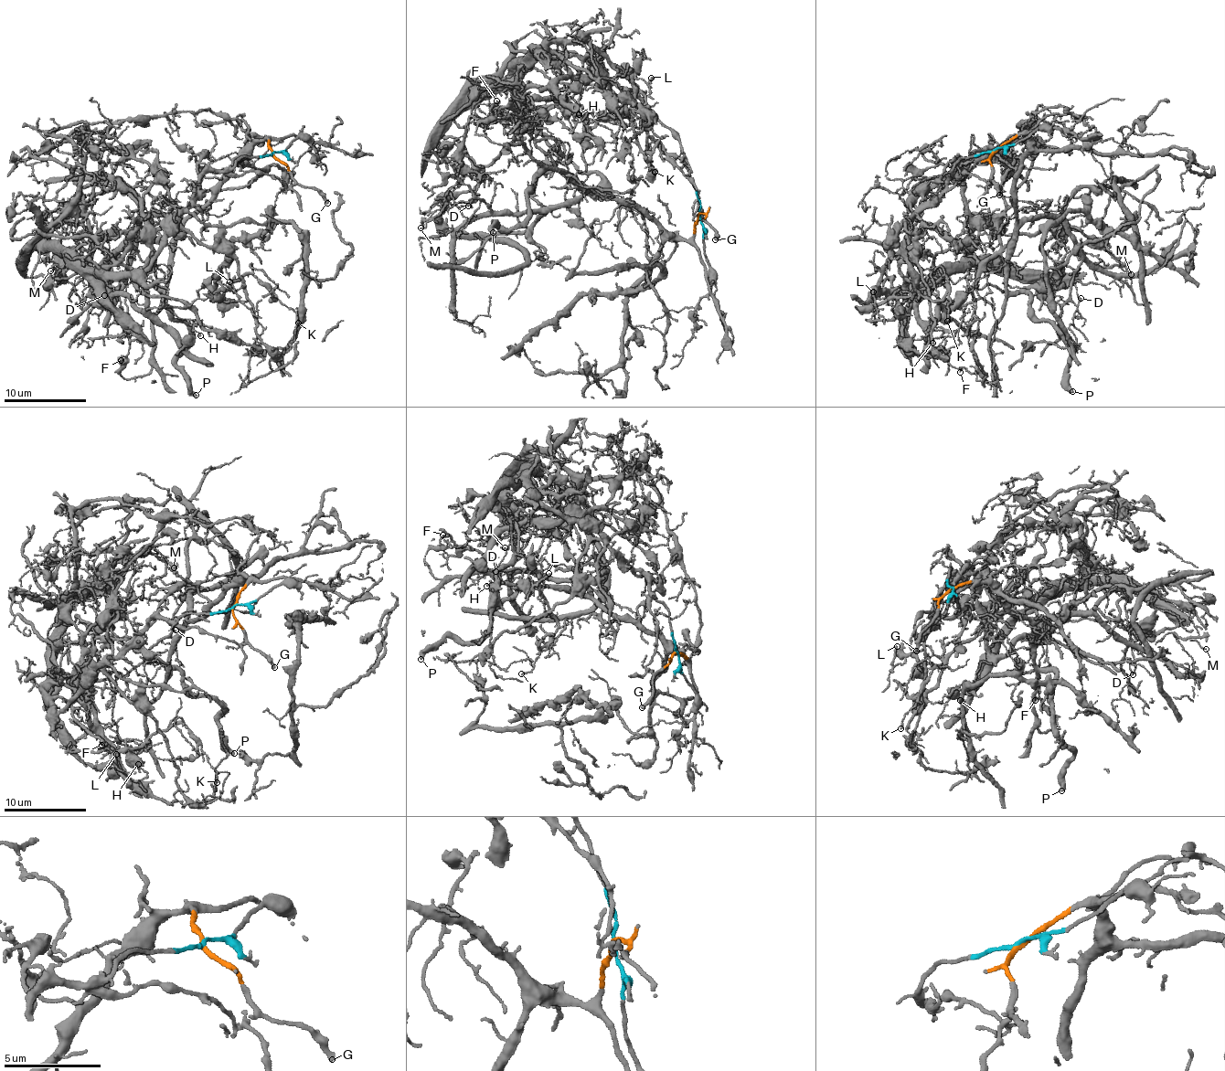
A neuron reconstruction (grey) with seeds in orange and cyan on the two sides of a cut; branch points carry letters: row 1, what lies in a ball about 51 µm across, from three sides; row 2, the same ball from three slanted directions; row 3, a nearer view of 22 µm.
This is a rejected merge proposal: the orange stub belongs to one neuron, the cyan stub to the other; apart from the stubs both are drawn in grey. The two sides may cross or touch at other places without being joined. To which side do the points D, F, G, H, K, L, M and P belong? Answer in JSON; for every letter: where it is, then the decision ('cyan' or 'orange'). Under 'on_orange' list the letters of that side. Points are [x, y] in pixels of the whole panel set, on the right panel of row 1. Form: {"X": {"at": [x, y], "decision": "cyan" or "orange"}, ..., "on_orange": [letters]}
{"D": {"at": [1081, 298], "decision": "orange"}, "F": {"at": [960, 372], "decision": "orange"}, "G": {"at": [999, 195], "decision": "orange"}, "H": {"at": [932, 343], "decision": "cyan"}, "K": {"at": [947, 321], "decision": "cyan"}, "L": {"at": [873, 291], "decision": "cyan"}, "M": {"at": [1131, 274], "decision": "cyan"}, "P": {"at": [1072, 391], "decision": "orange"}, "on_orange": ["D", "F", "G", "P"]}

